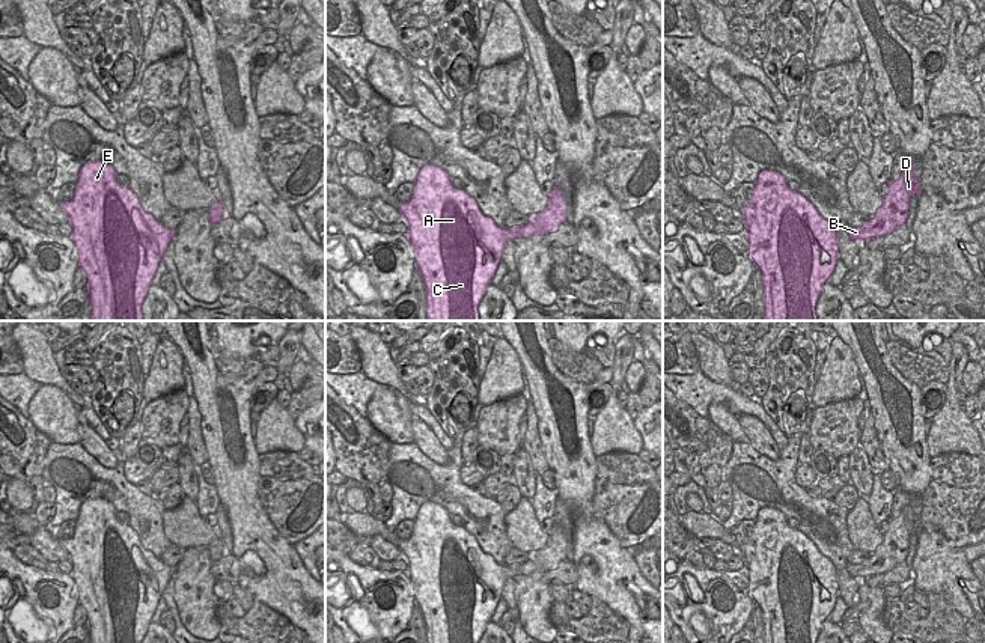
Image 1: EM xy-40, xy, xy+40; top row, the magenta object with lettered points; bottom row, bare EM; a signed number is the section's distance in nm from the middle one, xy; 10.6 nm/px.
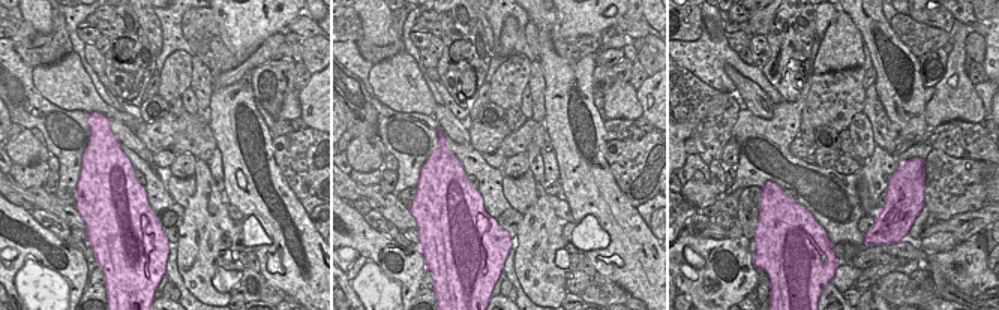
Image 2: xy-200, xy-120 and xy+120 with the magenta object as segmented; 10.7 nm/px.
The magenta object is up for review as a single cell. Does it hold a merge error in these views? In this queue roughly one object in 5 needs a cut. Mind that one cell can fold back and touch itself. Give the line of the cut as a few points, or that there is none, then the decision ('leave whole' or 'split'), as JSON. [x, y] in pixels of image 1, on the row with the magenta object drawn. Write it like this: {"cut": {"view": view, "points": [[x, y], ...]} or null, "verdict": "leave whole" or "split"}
{"cut": null, "verdict": "leave whole"}

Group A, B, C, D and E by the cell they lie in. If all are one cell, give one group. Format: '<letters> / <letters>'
A B C D E

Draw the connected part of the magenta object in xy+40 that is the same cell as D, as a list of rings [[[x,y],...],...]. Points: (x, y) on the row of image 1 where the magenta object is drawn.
[[[910,164],[898,181],[889,181],[889,191],[883,197],[881,208],[861,226],[848,227],[846,233],[854,241],[868,241],[884,236],[905,224],[910,209],[910,197],[920,196],[920,182],[916,178],[914,164]]]

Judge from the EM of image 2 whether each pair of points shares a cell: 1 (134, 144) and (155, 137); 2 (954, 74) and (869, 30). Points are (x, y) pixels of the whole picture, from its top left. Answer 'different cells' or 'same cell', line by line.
1: different cells
2: different cells

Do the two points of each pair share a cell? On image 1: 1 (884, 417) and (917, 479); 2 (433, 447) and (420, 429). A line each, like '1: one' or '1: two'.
1: one
2: one

